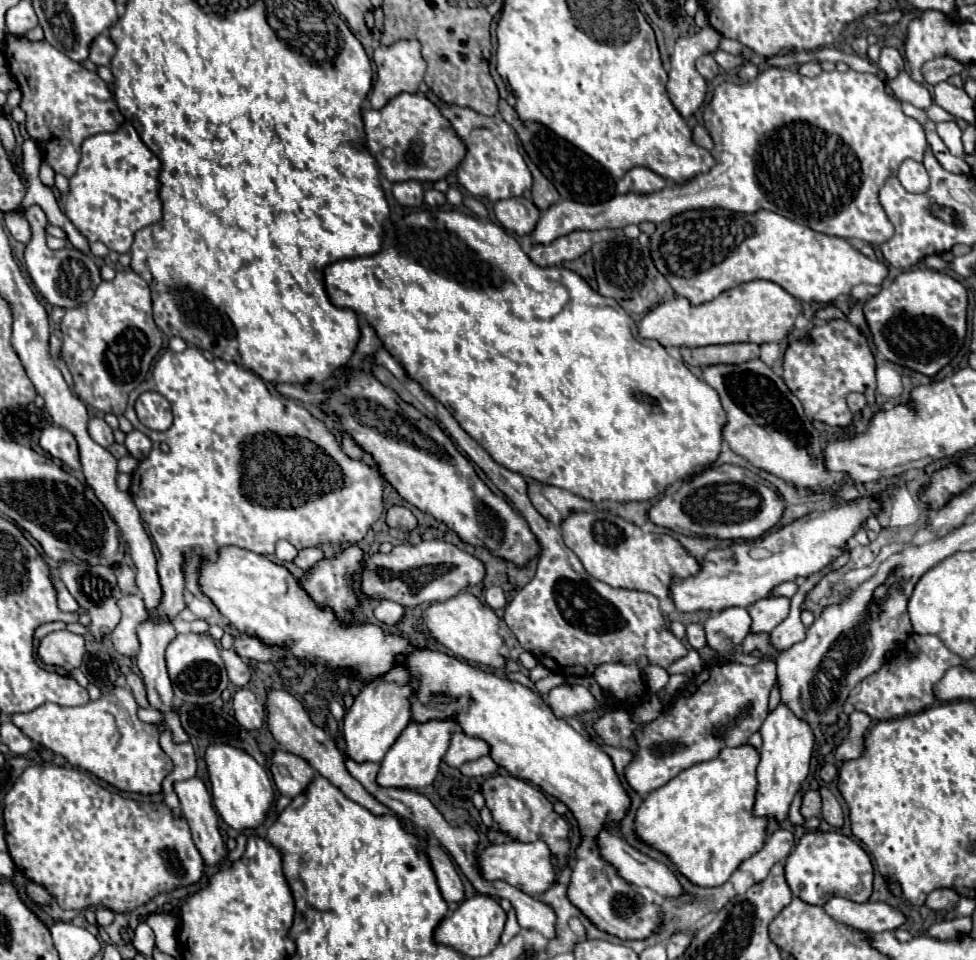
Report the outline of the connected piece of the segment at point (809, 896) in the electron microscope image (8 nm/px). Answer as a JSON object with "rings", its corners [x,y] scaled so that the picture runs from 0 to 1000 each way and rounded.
{"rings":[[[828,867],[805,896],[805,919],[814,933],[828,942],[842,942],[846,935],[861,931],[873,940],[887,940],[893,931],[893,898],[885,883],[861,867]]]}

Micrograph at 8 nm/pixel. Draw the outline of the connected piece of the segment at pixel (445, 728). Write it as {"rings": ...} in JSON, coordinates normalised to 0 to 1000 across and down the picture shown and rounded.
{"rings":[[[465,748],[457,750],[439,750],[434,754],[420,752],[416,760],[408,767],[408,771],[402,775],[402,779],[395,783],[393,792],[389,794],[389,804],[385,815],[389,819],[404,819],[404,821],[432,821],[445,815],[451,794],[455,790],[455,783],[459,781],[459,767],[463,767]]]}

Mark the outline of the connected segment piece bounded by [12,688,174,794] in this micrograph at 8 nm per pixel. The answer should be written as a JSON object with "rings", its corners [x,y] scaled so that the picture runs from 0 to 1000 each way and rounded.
{"rings":[[[117,717],[115,721],[107,721],[102,729],[90,731],[88,735],[68,738],[47,731],[33,742],[12,744],[12,752],[35,773],[66,788],[76,800],[90,802],[121,823],[160,827],[178,796],[162,777],[160,756],[143,752],[139,740],[141,735],[135,721]]]}

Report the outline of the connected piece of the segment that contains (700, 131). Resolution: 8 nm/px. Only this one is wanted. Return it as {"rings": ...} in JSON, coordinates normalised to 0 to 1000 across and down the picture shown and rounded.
{"rings":[[[713,130],[709,135],[709,144],[712,150],[725,157],[730,156],[732,152],[731,146],[721,131]]]}

